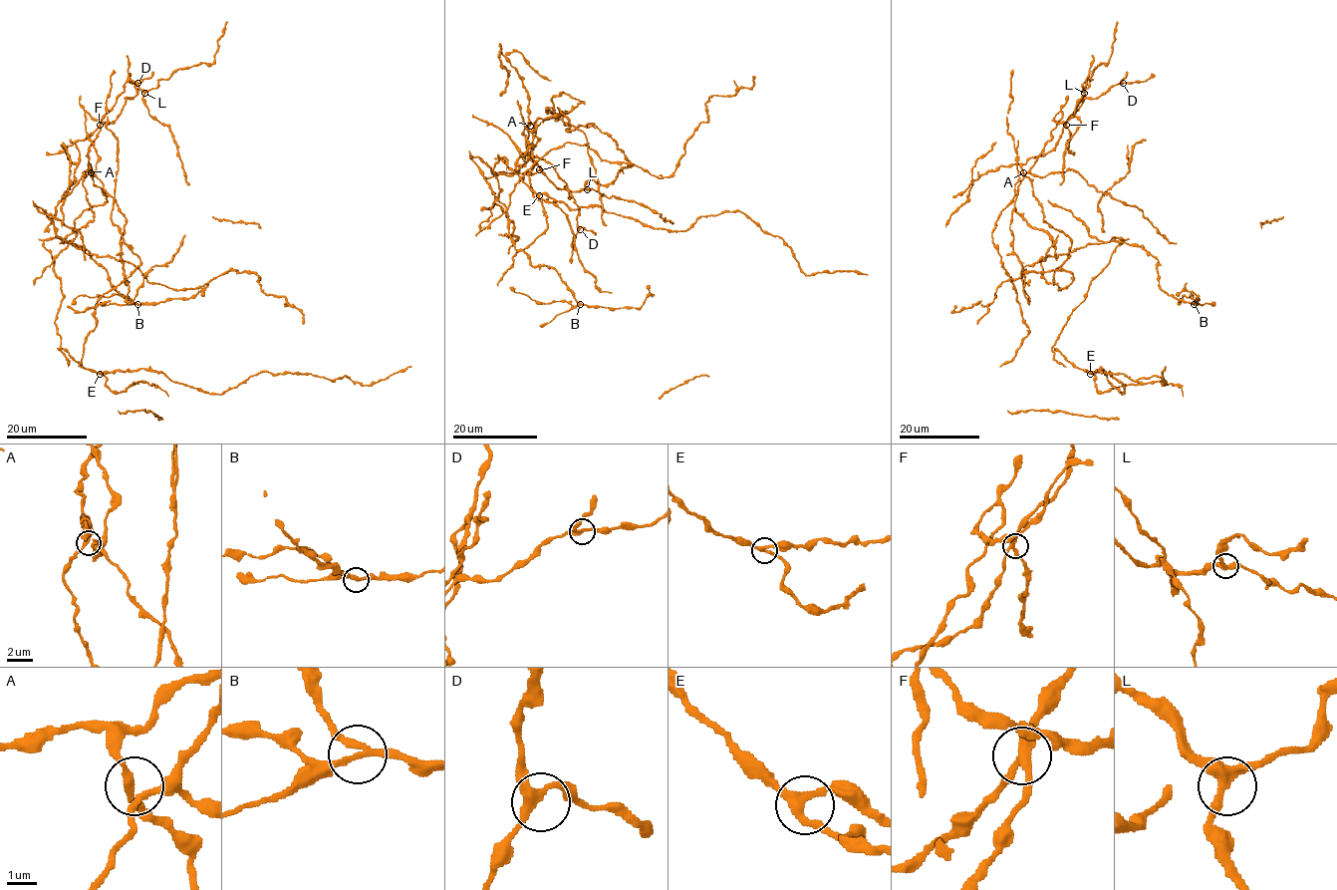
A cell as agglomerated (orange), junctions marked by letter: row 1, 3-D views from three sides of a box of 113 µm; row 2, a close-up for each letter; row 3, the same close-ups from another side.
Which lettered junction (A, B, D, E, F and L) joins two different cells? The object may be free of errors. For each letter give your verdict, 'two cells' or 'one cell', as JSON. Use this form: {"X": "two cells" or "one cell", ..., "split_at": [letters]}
{"A": "one cell", "B": "two cells", "D": "one cell", "E": "one cell", "F": "one cell", "L": "one cell", "split_at": ["B"]}

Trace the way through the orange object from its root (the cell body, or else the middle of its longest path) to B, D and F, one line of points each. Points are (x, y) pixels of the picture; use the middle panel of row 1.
B: (494, 202), (491, 214), (479, 224), (479, 229), (504, 212), (511, 244), (534, 267), (553, 268), (580, 304)
D: (494, 202), (481, 230), (530, 167), (530, 126), (524, 165), (552, 165), (580, 229)
F: (494, 202), (481, 230), (530, 167), (519, 150), (533, 146), (521, 133), (531, 124), (526, 150), (539, 169)

